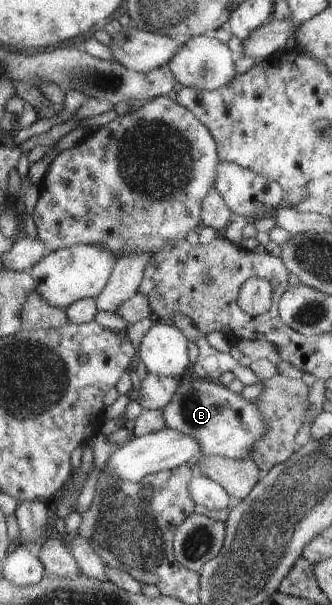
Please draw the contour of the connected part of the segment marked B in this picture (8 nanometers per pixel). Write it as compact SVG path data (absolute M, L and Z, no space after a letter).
M190 373L178 378L178 387L171 402L164 408L166 426L194 436L202 446L200 455L221 455L243 459L243 453L254 449L257 440L269 427L260 408L243 395L232 393L216 381L193 377Z

